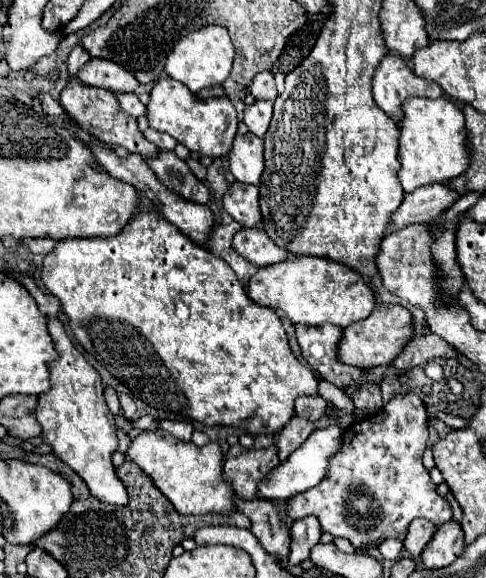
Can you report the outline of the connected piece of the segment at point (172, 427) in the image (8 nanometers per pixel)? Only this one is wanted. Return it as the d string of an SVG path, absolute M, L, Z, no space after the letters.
M161 422L161 428L165 432L177 432L177 438L183 440L183 442L189 442L191 440L191 434L193 434L193 426L191 422Z

